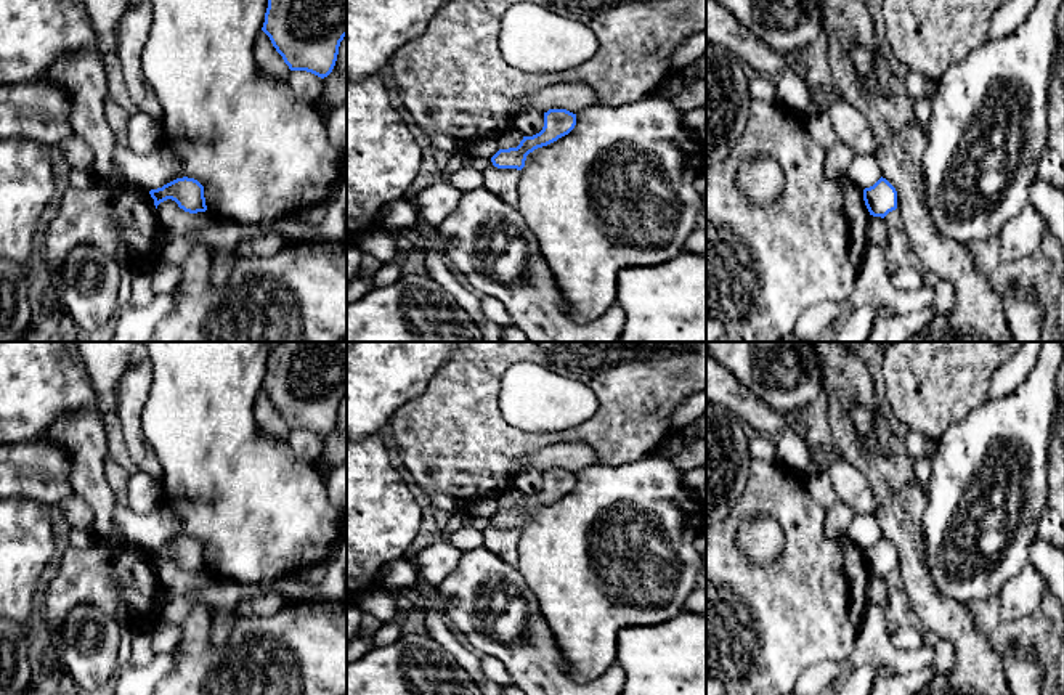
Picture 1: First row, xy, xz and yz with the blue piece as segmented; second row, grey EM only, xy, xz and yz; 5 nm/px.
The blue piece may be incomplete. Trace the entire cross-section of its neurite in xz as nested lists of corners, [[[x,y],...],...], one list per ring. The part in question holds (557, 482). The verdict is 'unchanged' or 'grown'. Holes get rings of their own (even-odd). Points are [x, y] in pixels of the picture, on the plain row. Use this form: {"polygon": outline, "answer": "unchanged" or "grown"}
{"polygon": [[[549,469],[547,472],[544,472],[544,486],[539,493],[533,496],[523,496],[517,507],[499,509],[491,517],[491,522],[497,528],[522,530],[530,512],[568,494],[575,488],[575,485],[576,473],[567,469]]], "answer": "unchanged"}

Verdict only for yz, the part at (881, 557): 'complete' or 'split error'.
complete

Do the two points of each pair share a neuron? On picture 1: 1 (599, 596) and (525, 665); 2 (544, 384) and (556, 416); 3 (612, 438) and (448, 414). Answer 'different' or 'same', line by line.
1: different
2: same
3: same

